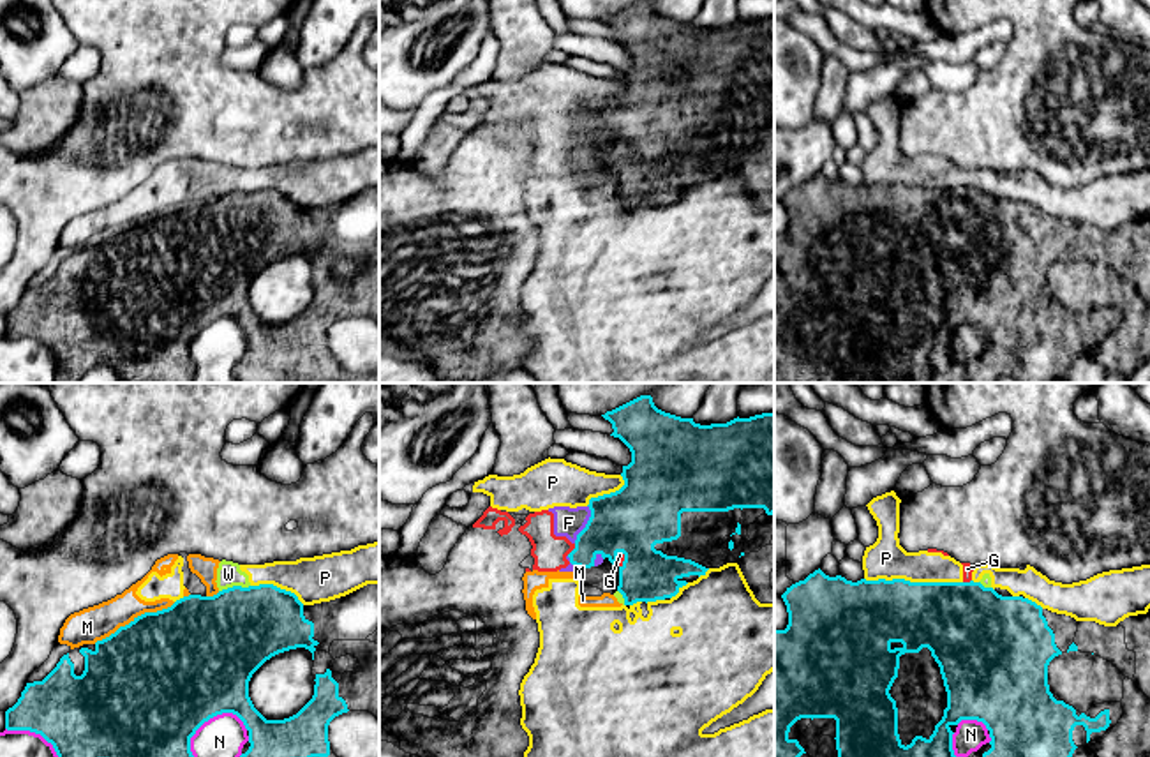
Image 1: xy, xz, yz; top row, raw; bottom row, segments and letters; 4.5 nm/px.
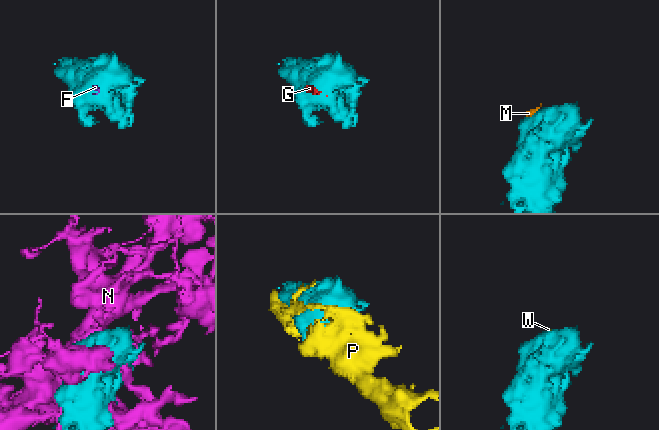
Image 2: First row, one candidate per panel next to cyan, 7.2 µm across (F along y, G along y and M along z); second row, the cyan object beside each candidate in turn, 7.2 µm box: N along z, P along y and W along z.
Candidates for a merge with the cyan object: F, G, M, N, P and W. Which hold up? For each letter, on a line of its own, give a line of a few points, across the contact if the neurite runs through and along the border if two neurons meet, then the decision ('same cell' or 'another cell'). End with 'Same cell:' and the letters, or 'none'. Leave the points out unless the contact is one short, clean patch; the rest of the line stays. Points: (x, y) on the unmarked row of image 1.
F: line xz (588, 110), (588, 127), (574, 147); another cell
G: another cell
M: another cell
N: another cell
P: another cell
W: line xy (249, 189), (228, 191), (219, 196); another cell
Same cell: none

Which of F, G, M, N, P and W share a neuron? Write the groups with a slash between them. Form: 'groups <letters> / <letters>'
groups F G M P W / N

